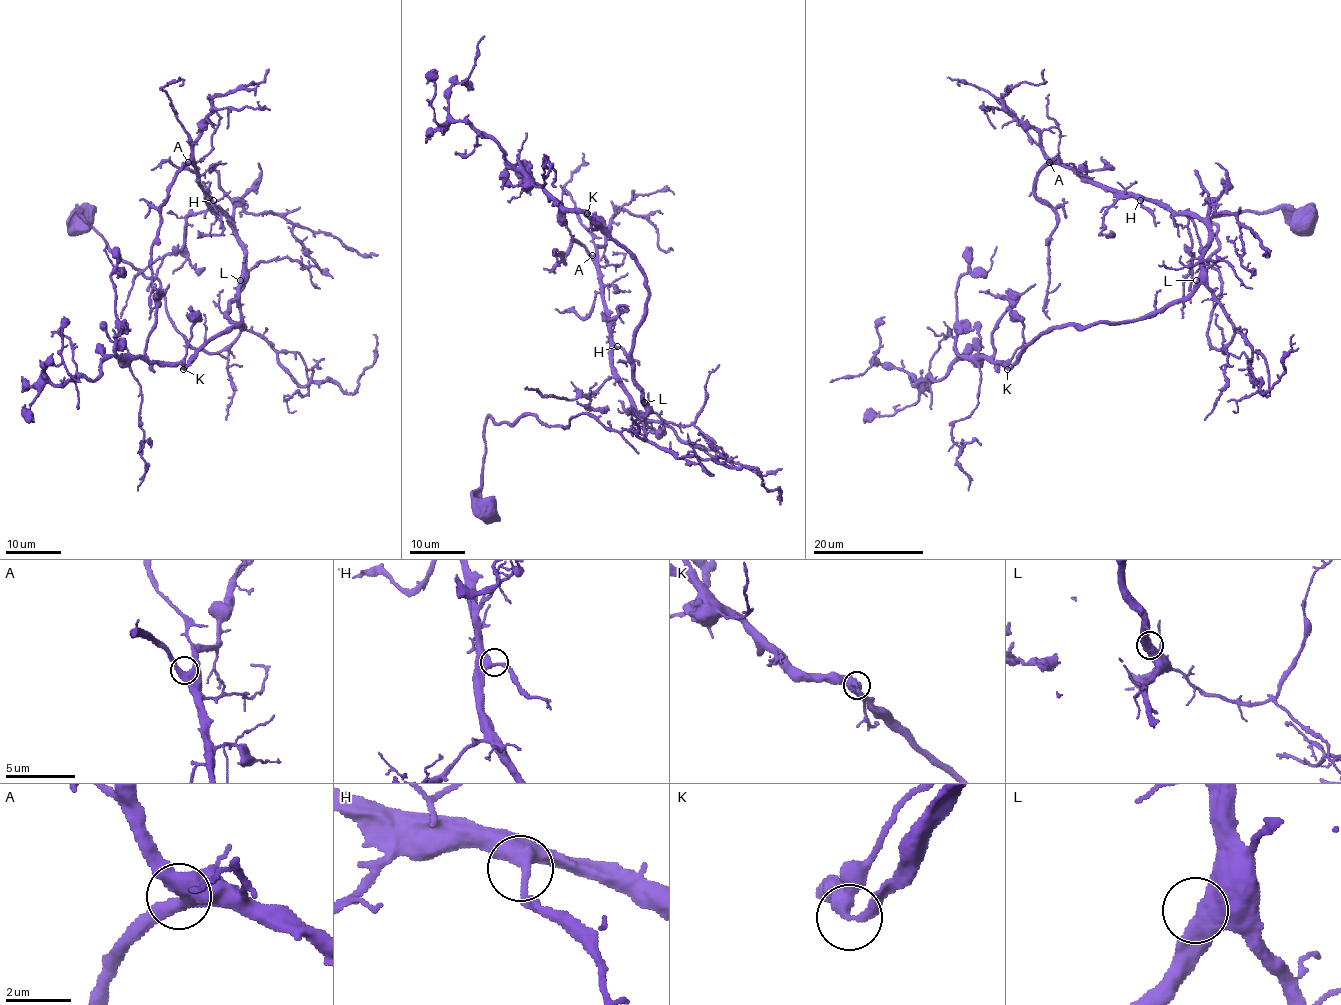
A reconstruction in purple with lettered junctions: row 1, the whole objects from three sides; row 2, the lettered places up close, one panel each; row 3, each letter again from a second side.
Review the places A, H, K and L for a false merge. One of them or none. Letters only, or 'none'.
none

